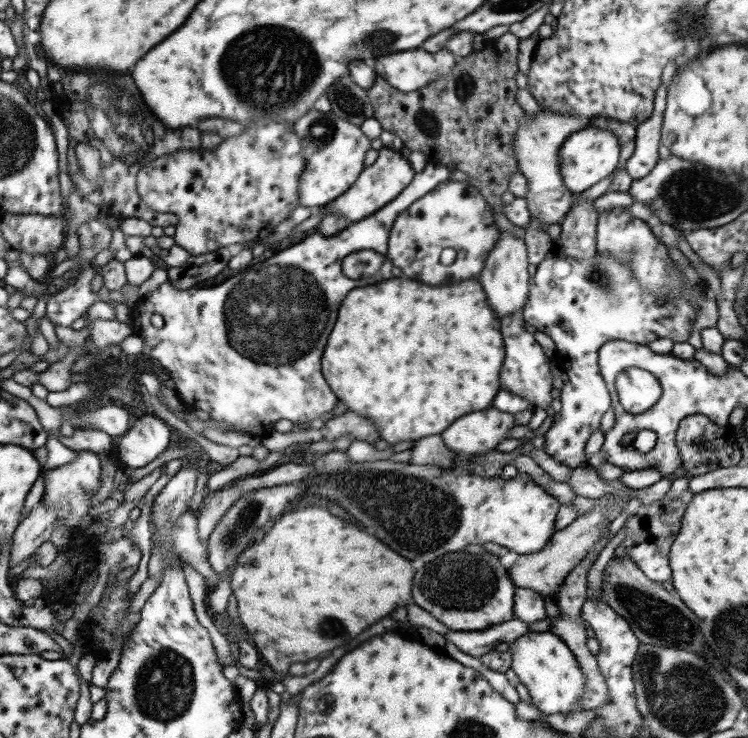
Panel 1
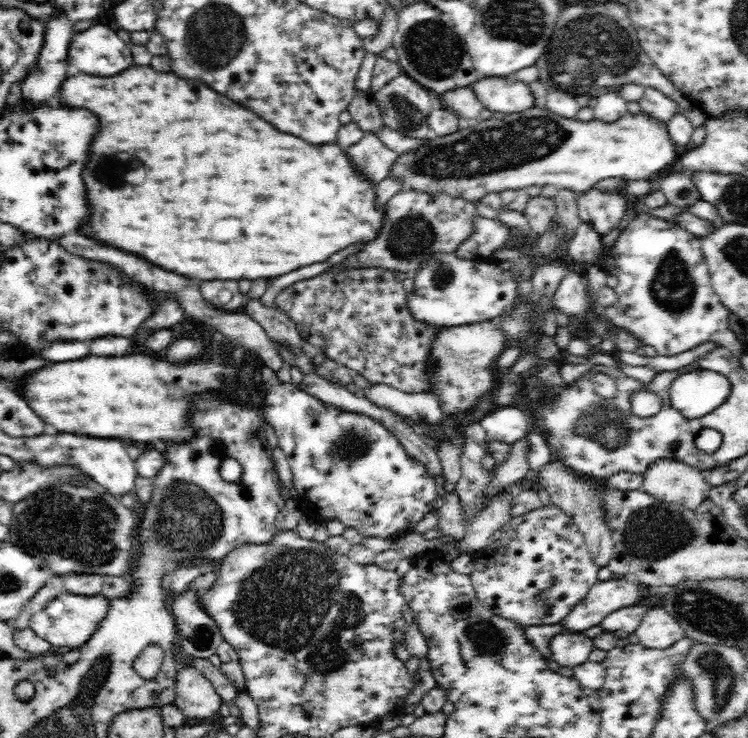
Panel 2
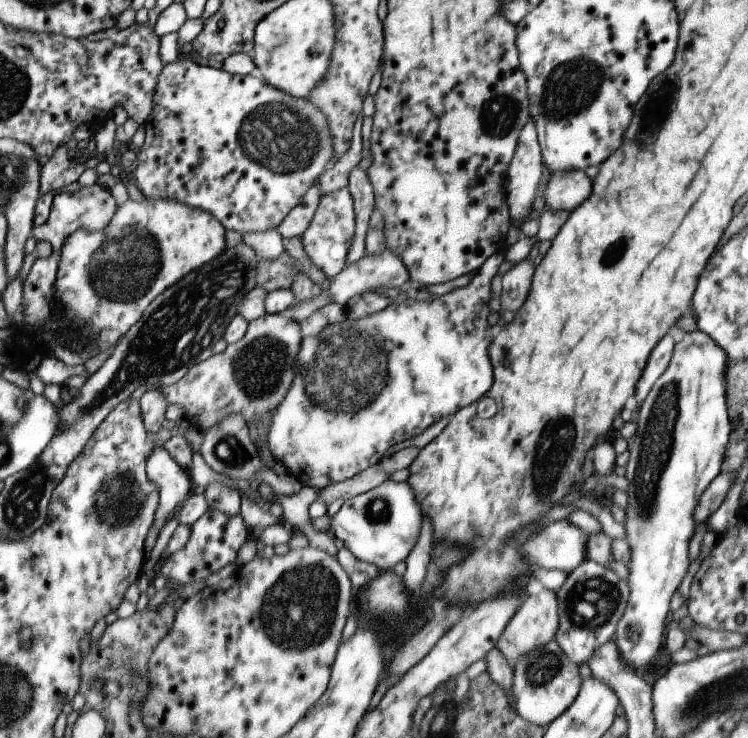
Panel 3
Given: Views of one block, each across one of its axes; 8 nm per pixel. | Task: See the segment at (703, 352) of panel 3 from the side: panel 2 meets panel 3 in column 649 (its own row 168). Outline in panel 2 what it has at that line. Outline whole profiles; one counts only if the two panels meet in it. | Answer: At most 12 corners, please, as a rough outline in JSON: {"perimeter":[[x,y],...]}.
{"perimeter":[[544,108],[398,154],[402,192],[480,202],[608,178],[682,154],[646,114],[606,124]]}

